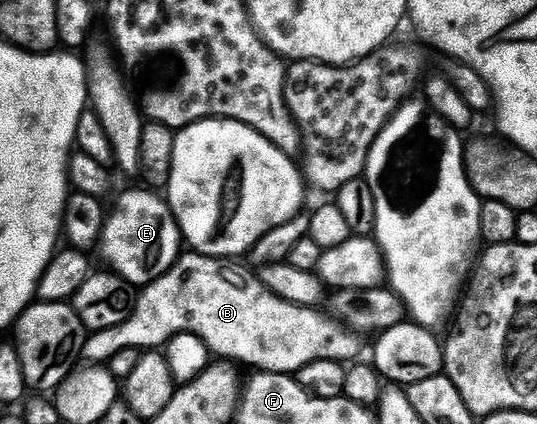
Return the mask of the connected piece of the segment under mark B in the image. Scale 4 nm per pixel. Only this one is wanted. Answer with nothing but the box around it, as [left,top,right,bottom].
[81,252,362,375]

